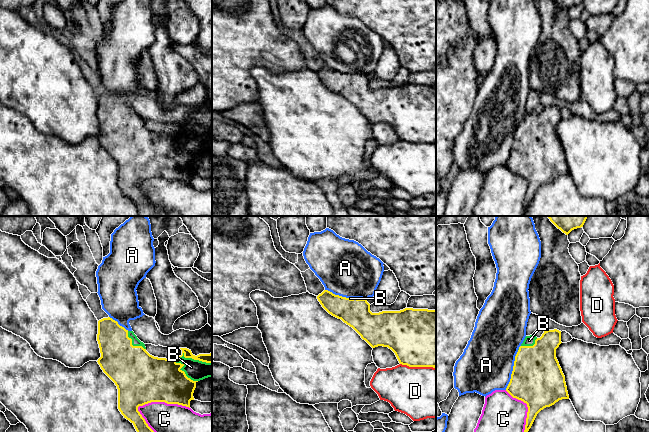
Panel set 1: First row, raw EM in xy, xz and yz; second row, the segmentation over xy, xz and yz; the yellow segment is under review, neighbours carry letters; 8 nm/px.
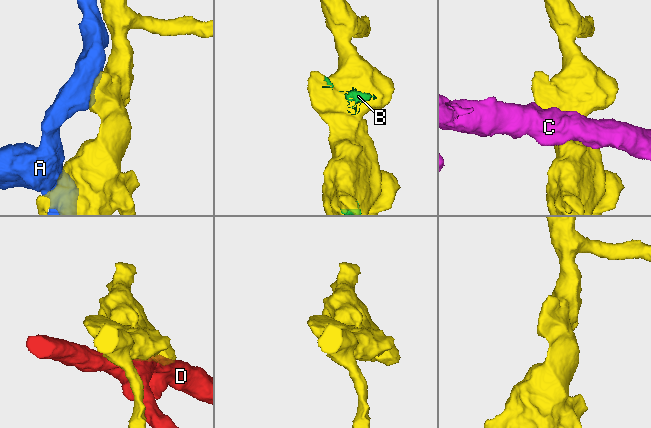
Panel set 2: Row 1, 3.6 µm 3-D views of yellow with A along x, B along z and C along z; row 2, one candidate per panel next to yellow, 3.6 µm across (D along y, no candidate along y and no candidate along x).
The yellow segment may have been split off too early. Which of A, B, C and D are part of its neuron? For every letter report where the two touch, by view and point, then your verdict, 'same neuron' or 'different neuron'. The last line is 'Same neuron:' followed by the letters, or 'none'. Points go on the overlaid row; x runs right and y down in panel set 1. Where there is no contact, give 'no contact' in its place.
A: meets yellow in yz at (513, 370); different neuron
B: meets yellow in xy at (193, 358); same neuron
C: meets yellow in xy at (162, 401); different neuron
D: meets yellow in xz at (417, 366); different neuron
Same neuron: B

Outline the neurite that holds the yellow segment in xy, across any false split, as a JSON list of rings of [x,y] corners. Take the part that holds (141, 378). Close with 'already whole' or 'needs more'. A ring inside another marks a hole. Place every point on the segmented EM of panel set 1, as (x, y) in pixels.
[[[110,317],[98,321],[97,341],[101,353],[97,362],[117,386],[118,409],[134,425],[137,432],[154,432],[138,411],[139,406],[165,402],[190,408],[196,383],[212,377],[212,353],[195,356],[191,350],[180,348],[182,355],[177,358],[154,357],[146,351],[145,344],[133,331],[126,330]]] | needs more

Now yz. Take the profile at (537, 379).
[[[544,331],[540,338],[526,336],[515,356],[506,391],[527,404],[524,432],[531,428],[537,414],[562,399],[569,399],[565,376],[556,358],[561,331]]] | needs more

